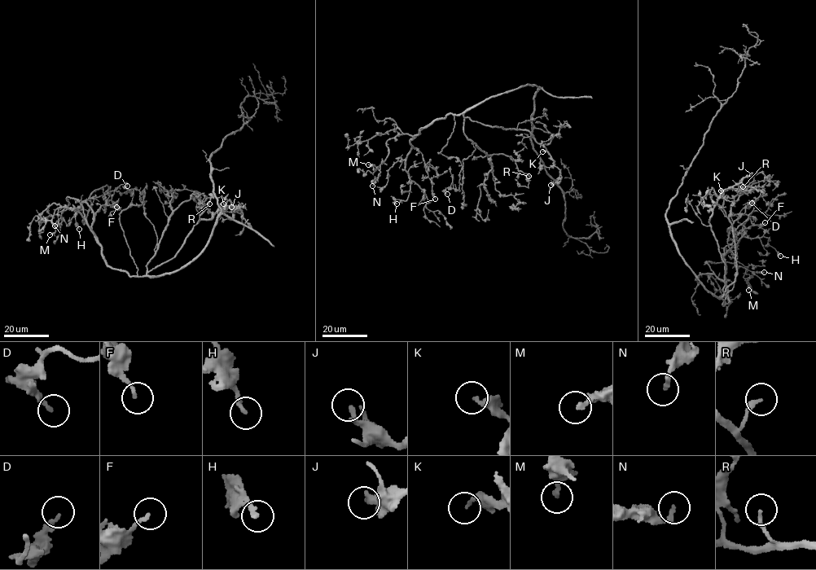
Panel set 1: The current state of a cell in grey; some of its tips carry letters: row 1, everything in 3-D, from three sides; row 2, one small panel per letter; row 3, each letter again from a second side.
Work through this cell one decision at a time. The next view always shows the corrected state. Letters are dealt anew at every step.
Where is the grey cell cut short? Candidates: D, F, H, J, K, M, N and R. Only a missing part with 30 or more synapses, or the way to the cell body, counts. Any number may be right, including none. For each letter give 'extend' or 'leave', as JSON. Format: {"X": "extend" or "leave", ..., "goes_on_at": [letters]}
{"D": "leave", "F": "leave", "H": "leave", "J": "leave", "K": "leave", "M": "leave", "N": "leave", "R": "leave", "goes_on_at": []}

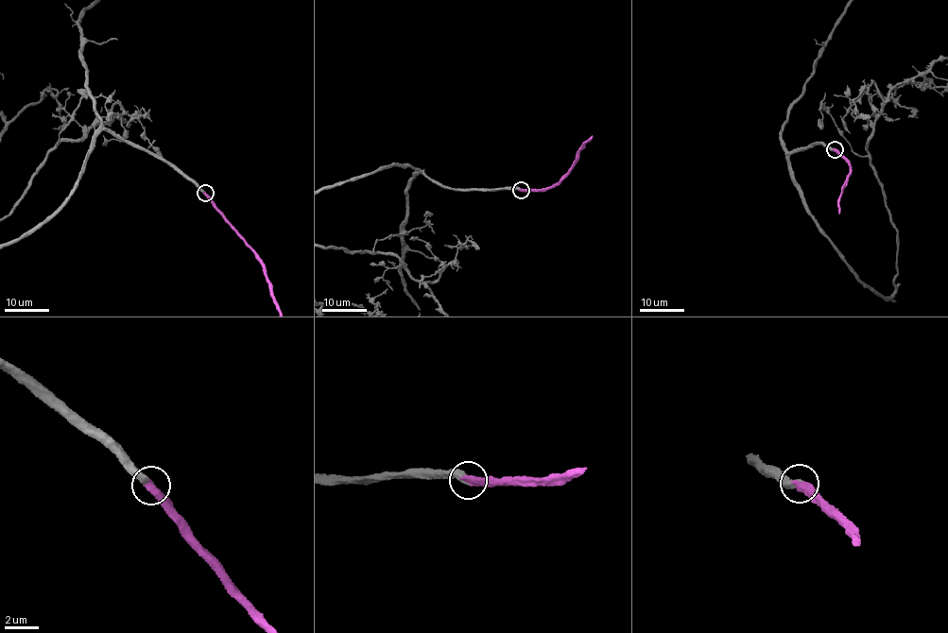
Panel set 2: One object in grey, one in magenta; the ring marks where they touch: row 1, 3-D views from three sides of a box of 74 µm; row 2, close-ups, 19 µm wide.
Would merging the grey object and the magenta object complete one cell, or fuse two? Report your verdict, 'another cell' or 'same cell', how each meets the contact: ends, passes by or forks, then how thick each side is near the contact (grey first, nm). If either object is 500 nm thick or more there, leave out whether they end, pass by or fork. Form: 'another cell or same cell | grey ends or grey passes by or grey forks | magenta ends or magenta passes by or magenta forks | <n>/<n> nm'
same cell | grey ends | magenta ends | 400/480 nm

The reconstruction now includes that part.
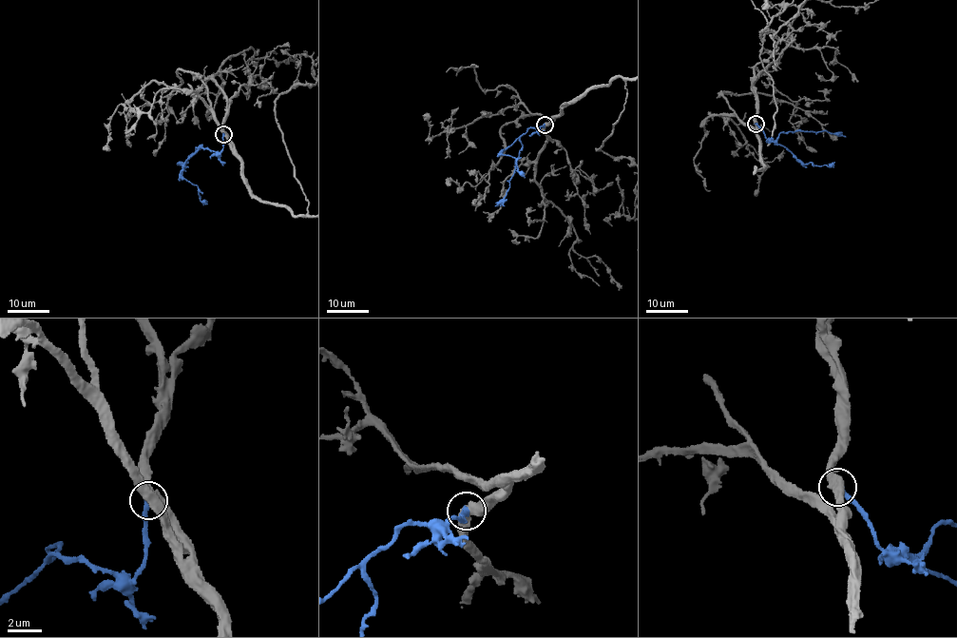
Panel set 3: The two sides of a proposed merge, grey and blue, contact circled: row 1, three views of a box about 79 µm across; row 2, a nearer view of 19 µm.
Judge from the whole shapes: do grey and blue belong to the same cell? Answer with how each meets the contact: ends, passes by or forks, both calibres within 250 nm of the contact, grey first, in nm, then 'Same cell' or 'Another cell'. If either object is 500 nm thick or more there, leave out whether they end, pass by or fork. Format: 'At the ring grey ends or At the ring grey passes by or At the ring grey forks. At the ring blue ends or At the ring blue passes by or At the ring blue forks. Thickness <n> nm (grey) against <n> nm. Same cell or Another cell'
At the ring grey passes by. At the ring blue ends. Thickness 480 nm (grey) against 340 nm. Another cell

